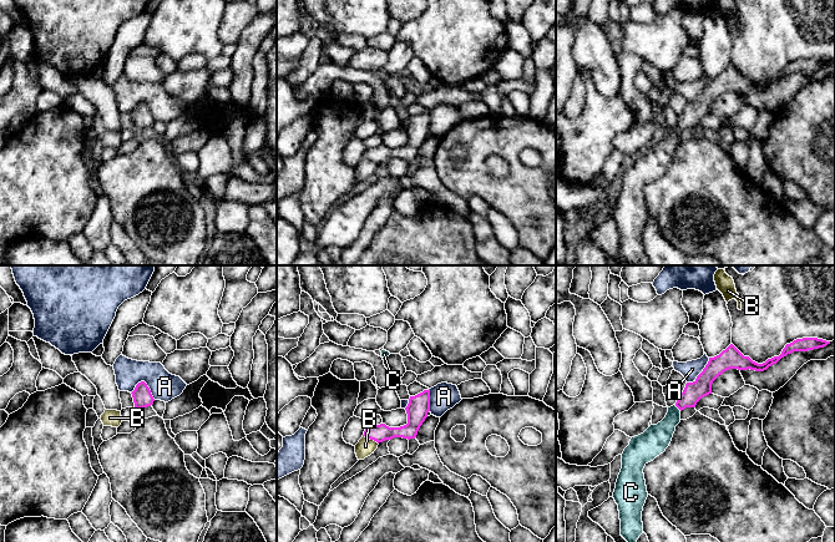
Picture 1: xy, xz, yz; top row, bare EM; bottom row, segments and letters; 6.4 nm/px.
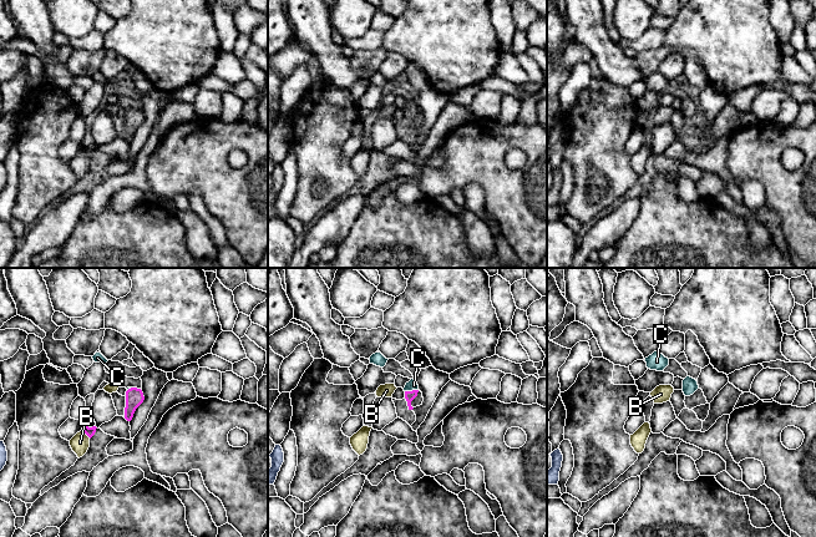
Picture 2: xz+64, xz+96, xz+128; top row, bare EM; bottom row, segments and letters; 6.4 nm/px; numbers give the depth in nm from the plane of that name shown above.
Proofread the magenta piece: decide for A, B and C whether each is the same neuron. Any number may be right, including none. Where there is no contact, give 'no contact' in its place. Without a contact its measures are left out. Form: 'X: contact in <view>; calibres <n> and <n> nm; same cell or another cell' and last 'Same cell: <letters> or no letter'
A: contact in xy; calibres 130 and 190 nm; another cell
B: contact in xz; calibres 110 and 120 nm; another cell
C: contact in yz; calibres 130 and 180 nm; same cell
Same cell: C

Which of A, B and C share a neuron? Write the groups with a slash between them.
A / B / C

